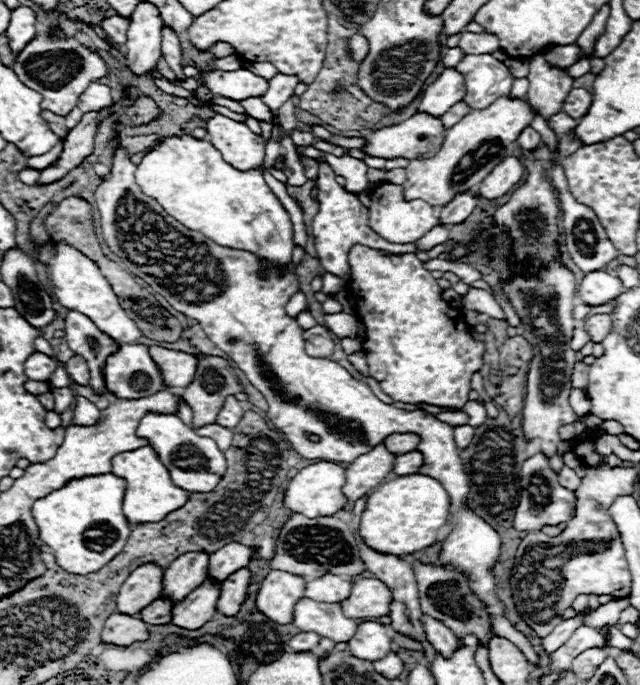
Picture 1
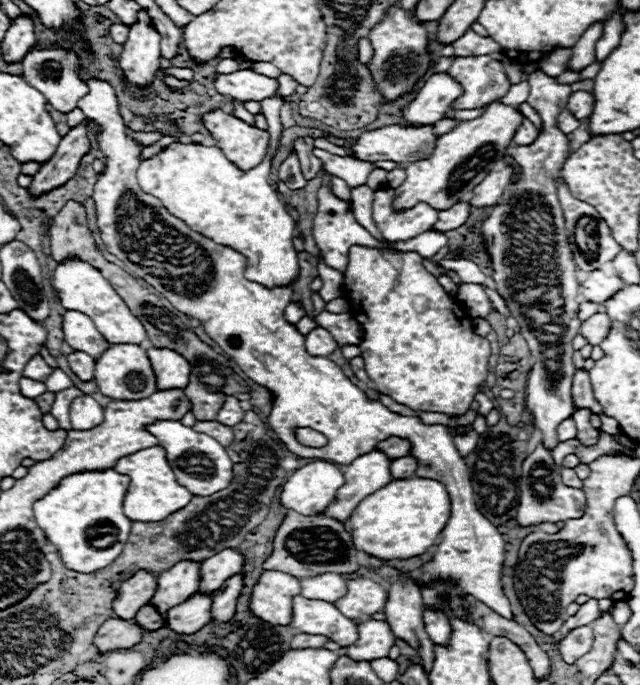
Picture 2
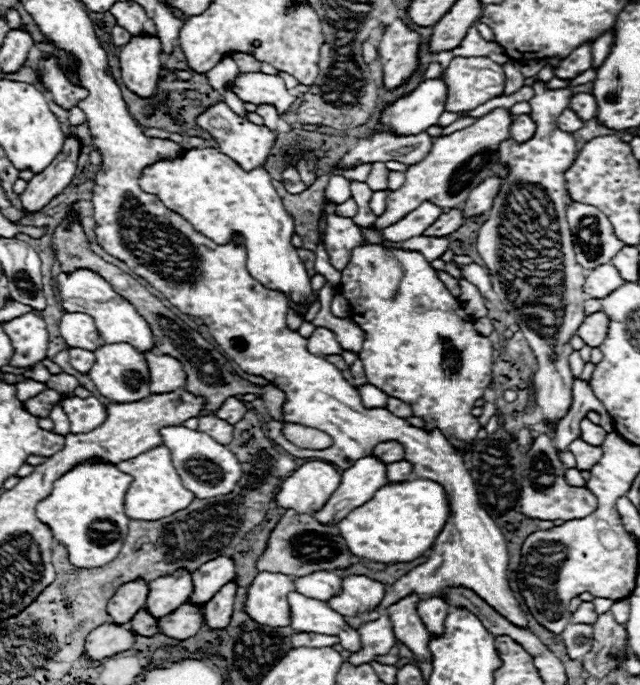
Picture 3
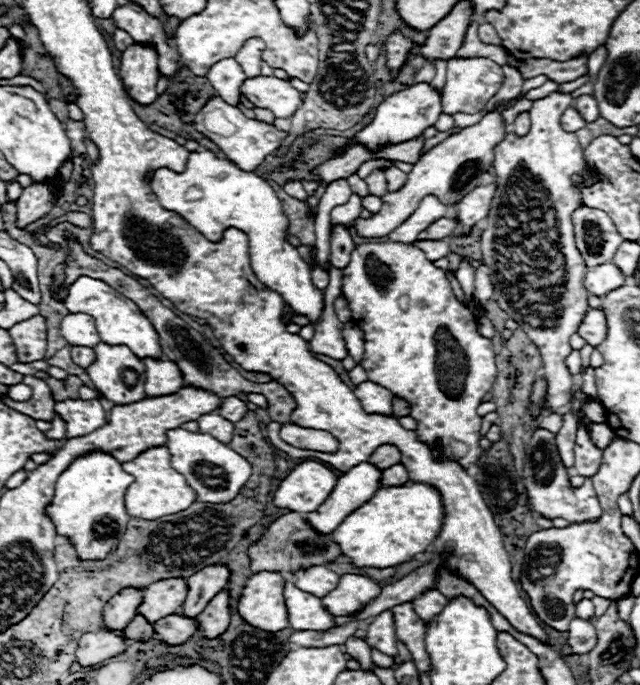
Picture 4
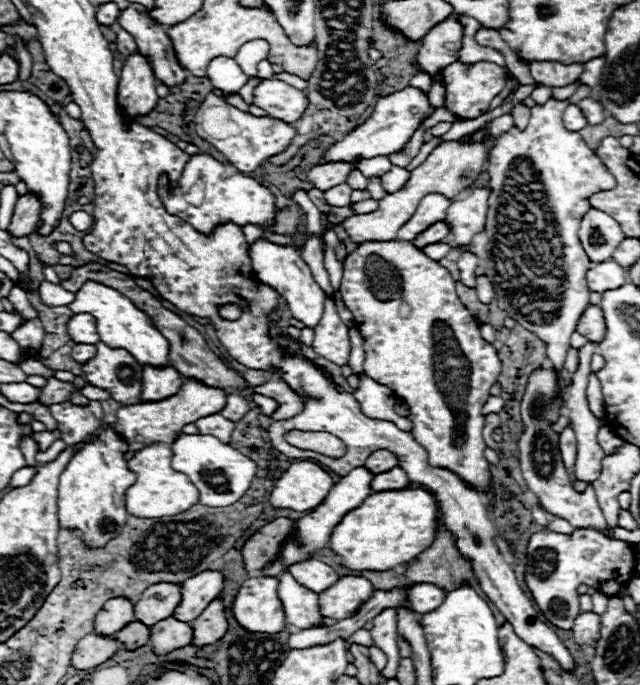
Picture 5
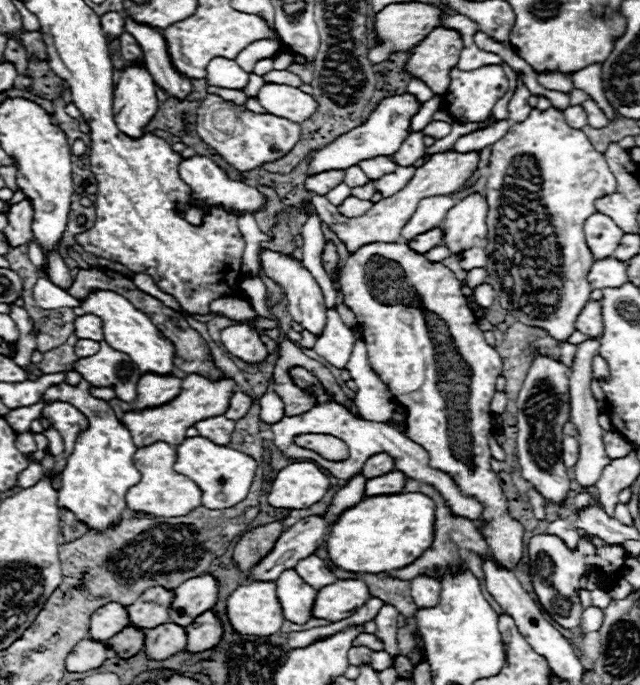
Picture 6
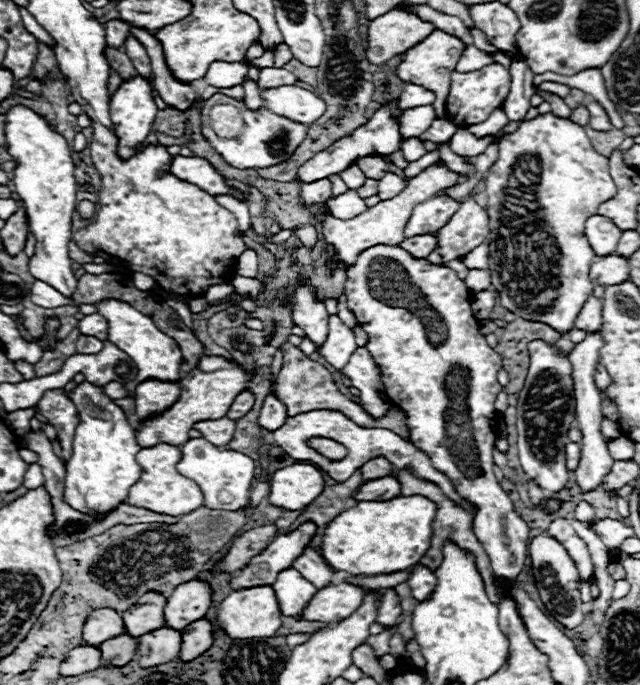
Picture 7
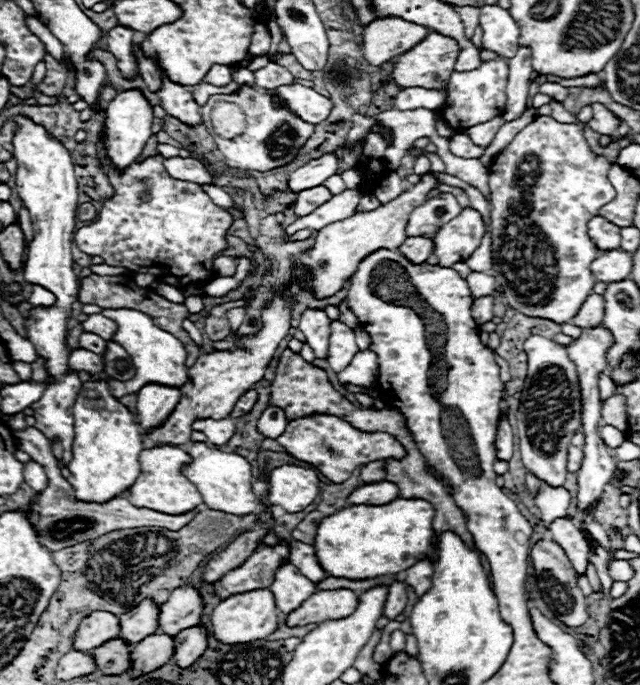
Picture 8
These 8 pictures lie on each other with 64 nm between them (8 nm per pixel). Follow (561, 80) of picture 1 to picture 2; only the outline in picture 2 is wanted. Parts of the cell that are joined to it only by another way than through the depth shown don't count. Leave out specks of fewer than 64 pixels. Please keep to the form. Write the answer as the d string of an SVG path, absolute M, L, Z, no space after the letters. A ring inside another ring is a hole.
M536 70L534 74L528 76L530 84L530 96L528 104L538 112L542 118L542 130L538 132L536 142L528 146L506 146L504 154L510 156L520 170L516 180L510 184L500 202L494 206L492 214L484 220L480 234L482 234L482 244L486 252L490 254L492 260L492 278L496 282L496 292L506 300L506 306L510 314L516 318L520 324L520 334L526 338L532 356L534 356L534 368L528 374L528 386L526 386L526 408L534 414L534 426L542 430L542 440L544 444L552 450L558 444L556 438L556 428L562 420L570 418L574 404L572 404L572 376L574 376L574 364L572 364L572 338L578 334L580 328L580 318L578 318L578 306L580 306L580 282L576 280L576 270L578 266L574 264L570 242L568 242L568 230L564 222L564 212L558 202L558 188L554 182L558 182L562 176L562 166L570 156L570 140L564 132L558 130L556 126L556 116L566 108L568 98L572 94L568 84L558 84L554 78L546 76L544 72Z

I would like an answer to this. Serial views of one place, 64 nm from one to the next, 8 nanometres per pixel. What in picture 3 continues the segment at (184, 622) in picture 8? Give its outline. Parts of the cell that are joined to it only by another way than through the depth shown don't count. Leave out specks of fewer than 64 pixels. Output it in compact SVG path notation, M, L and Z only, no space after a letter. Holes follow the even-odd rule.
M218 556L216 560L206 562L192 574L192 584L194 592L190 594L190 602L204 606L224 584L234 580L236 570L232 558Z

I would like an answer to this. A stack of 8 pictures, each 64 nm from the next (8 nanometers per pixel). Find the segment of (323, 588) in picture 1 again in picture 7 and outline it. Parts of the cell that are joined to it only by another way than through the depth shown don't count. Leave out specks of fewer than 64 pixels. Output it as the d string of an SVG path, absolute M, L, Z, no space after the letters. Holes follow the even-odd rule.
M306 548L296 560L294 560L294 568L308 580L312 582L316 588L324 588L330 584L332 580L332 570L330 566L322 560L322 556L314 550L314 548Z

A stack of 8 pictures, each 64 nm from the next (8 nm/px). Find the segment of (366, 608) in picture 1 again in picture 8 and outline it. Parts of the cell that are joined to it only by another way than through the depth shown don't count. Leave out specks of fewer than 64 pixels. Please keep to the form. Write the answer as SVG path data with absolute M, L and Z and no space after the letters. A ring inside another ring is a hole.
M318 590L312 598L304 600L300 610L292 610L286 616L286 624L304 626L344 618L356 610L356 600L358 594L352 590Z

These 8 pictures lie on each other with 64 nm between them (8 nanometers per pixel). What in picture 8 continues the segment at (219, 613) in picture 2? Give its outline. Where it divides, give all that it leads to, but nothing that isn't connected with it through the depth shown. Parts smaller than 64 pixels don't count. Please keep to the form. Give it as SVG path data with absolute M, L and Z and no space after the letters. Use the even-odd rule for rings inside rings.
M192 626L188 630L182 630L180 634L174 636L174 656L172 662L180 668L192 666L200 654L204 654L208 642L206 642L206 632L202 626Z

